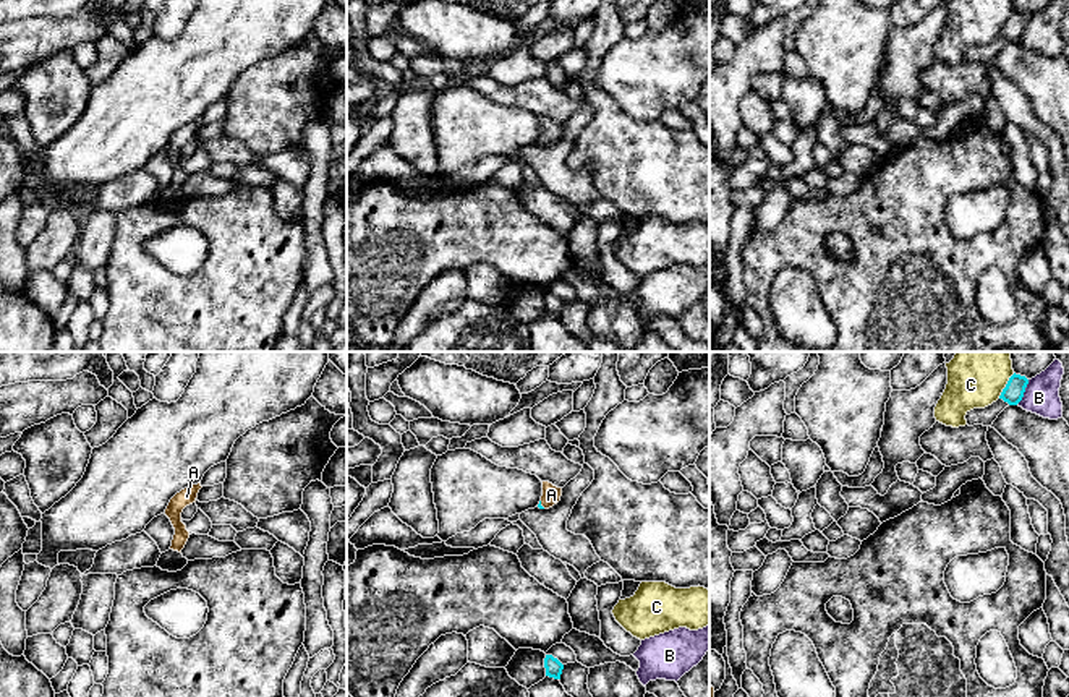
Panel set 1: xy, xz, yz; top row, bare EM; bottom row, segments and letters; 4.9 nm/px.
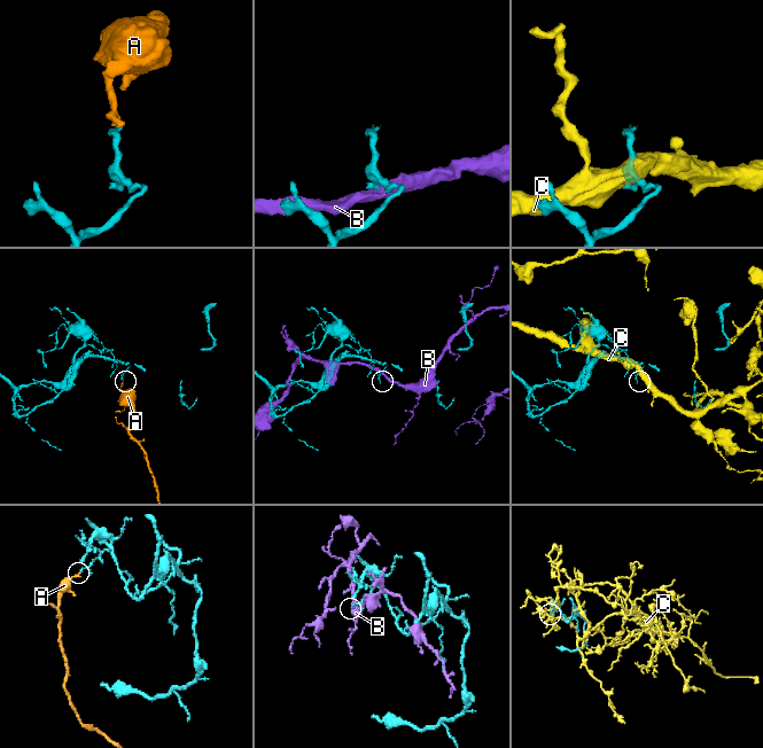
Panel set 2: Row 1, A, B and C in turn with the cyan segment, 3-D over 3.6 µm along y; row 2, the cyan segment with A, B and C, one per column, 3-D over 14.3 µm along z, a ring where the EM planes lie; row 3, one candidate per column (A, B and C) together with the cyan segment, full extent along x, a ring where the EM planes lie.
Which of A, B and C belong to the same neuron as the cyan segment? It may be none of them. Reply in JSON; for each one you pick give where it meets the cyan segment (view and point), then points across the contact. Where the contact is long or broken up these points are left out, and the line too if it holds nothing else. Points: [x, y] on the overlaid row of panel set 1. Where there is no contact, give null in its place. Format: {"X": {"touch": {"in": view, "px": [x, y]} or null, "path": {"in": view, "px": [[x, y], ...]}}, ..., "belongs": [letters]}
{"A": {"touch": {"in": "xz", "px": [540, 504]}, "path": {"in": "xz", "px": [[540, 506], [540, 504], [551, 495]]}}, "belongs": ["A"]}

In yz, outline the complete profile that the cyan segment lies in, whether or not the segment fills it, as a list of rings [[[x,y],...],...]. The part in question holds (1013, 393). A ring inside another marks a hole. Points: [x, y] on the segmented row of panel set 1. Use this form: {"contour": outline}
{"contour": [[[1014,373],[1009,378],[1006,387],[1003,389],[999,399],[1007,402],[1009,405],[1017,405],[1024,397],[1027,384],[1029,384],[1029,379],[1025,376]]]}

